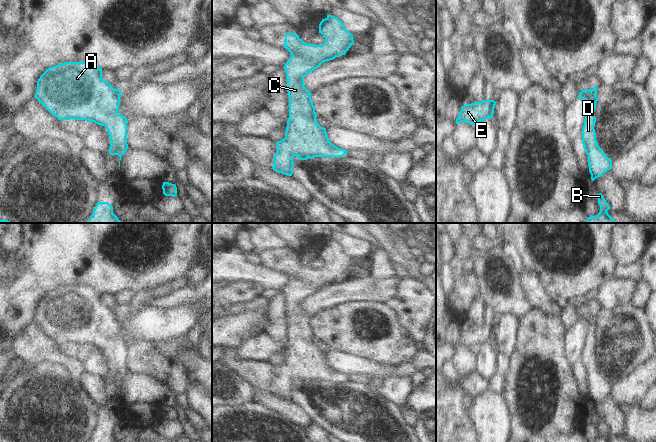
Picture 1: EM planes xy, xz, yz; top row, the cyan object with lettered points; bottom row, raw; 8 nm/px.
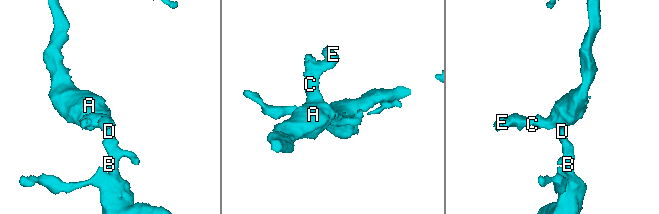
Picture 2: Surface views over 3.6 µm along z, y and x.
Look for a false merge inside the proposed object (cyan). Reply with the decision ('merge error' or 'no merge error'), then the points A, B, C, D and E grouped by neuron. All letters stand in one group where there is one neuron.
no merge error | A B C D E

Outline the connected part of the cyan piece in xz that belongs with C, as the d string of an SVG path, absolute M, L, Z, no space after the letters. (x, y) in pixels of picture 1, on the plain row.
M330 238L320 246L319 257L325 262L325 266L320 269L306 268L296 257L285 258L284 272L291 277L291 281L283 291L287 302L289 342L285 362L276 366L277 376L274 379L274 390L271 393L287 400L293 398L293 382L295 380L300 384L306 384L314 381L343 381L348 376L332 368L329 365L326 352L317 347L317 338L311 324L312 318L304 310L304 301L320 291L323 286L345 279L354 267L353 258L345 252L341 244Z

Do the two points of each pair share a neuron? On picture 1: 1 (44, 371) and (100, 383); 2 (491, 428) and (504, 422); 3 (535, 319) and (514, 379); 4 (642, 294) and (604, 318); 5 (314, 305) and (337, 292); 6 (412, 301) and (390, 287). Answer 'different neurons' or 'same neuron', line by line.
1: different neurons
2: same neuron
3: same neuron
4: different neurons
5: same neuron
6: different neurons

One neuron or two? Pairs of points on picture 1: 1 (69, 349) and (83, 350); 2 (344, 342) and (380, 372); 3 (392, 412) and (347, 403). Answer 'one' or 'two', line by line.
1: one
2: two
3: one

